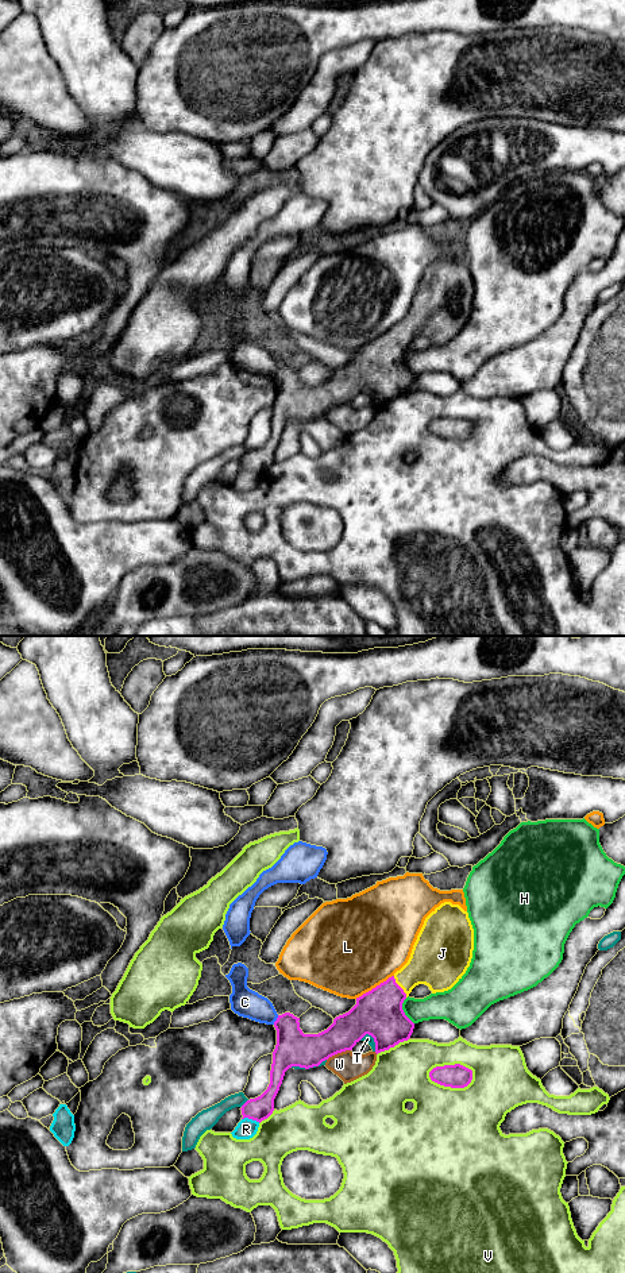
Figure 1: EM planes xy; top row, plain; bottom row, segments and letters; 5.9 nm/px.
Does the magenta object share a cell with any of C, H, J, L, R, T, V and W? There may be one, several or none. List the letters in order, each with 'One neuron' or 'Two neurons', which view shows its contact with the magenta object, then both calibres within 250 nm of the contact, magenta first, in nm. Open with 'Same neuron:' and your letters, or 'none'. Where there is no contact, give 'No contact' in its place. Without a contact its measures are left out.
Same neuron: J
C: Two neurons. Touches magenta in xy. Thickness 220 nm (magenta) against 170 nm
H: Two neurons. Touches magenta in xy. Thickness 280 nm (magenta) against 160 nm
J: One neuron. Touches magenta in xy. Thickness 280 nm (magenta) against 280 nm
L: Two neurons. Touches magenta in xy. Thickness 280 nm (magenta) against 500 nm
R: Two neurons. Touches magenta in xy. Thickness 140 nm (magenta) against 120 nm
T: Two neurons. Touches magenta in xy. Thickness 280 nm (magenta) against 50 nm
V: Two neurons. Touches magenta in xy. Thickness 140 nm (magenta) against 480 nm
W: Two neurons. Touches magenta in xy. Thickness 200 nm (magenta) against 160 nm

